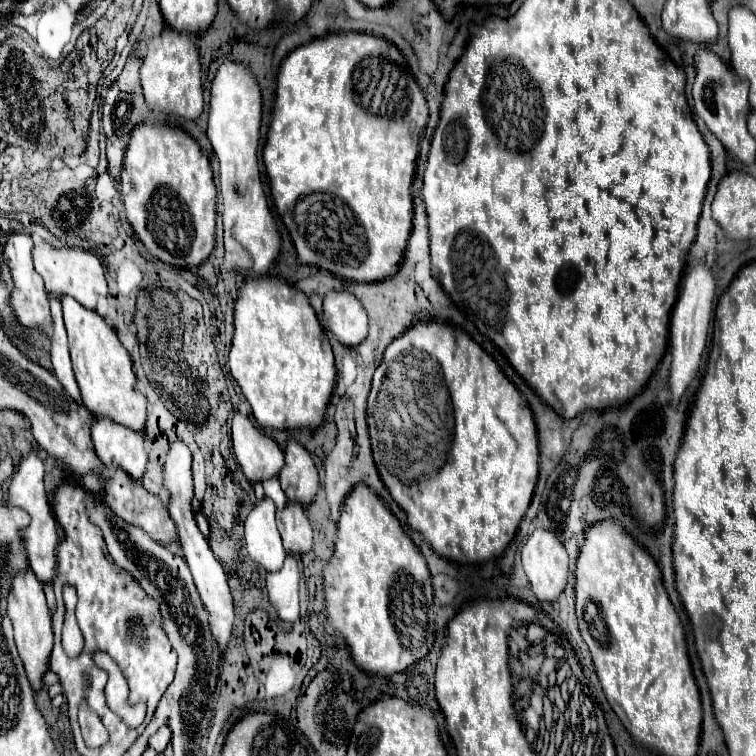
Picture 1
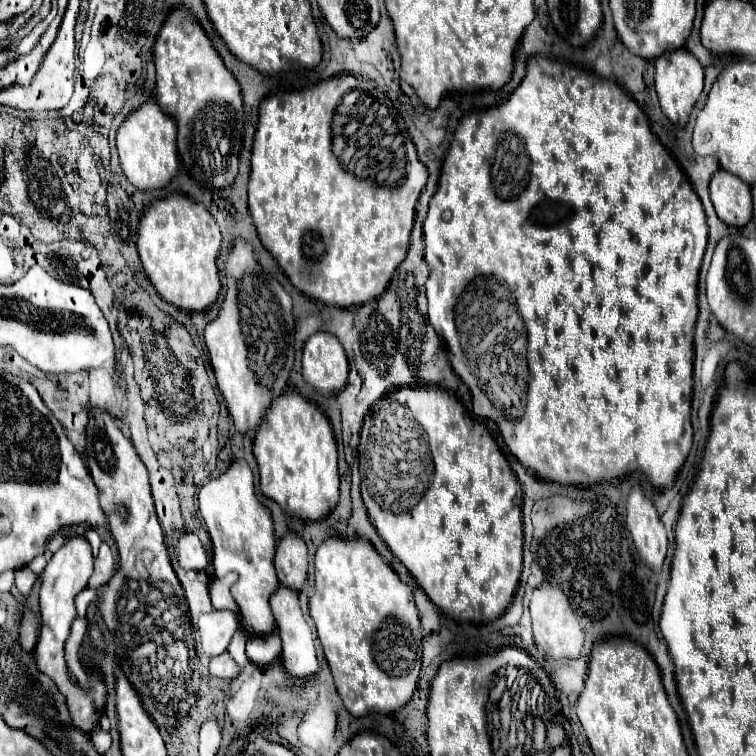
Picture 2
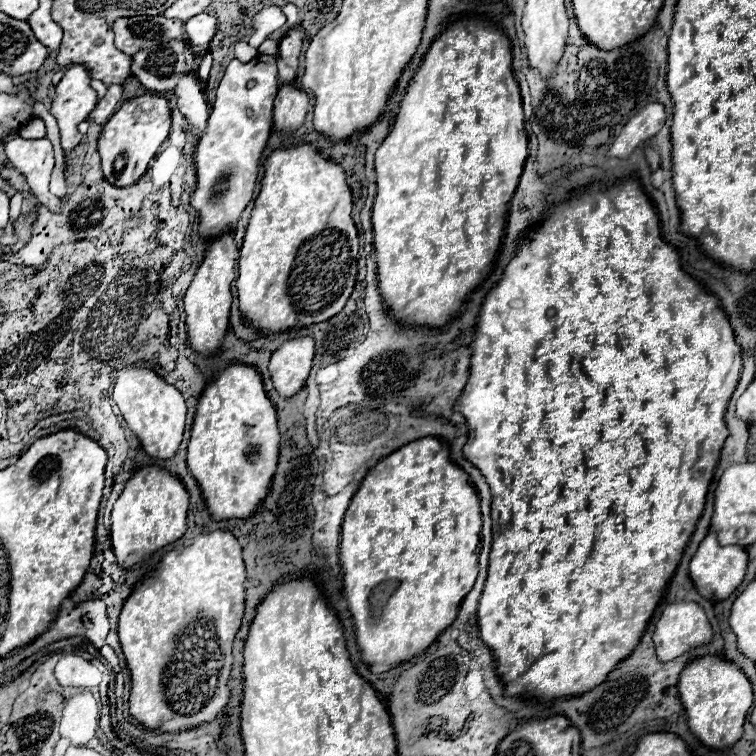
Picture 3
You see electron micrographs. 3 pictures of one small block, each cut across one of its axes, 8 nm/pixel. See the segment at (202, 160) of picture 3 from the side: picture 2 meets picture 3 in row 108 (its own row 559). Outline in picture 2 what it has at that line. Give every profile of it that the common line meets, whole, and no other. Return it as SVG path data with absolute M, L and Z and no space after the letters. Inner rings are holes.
M244 460L232 462L232 466L216 480L206 482L198 492L198 510L206 522L206 530L212 538L212 566L214 576L224 578L228 572L238 572L238 580L230 586L230 594L240 610L240 624L246 632L264 638L274 632L274 616L270 612L268 598L278 590L278 578L274 576L274 526L266 506L256 498L254 476Z

